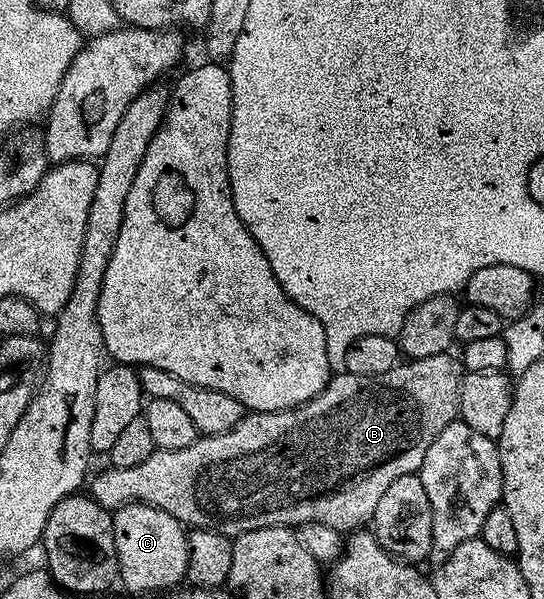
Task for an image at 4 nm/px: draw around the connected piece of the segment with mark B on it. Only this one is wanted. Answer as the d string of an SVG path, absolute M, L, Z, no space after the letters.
M449 352L435 354L431 358L398 362L393 369L385 374L379 374L378 377L356 376L346 371L338 372L314 400L308 400L297 408L288 408L282 412L249 412L242 416L241 421L231 430L214 436L202 435L191 446L183 446L183 450L155 450L151 458L147 458L147 462L139 462L139 466L106 467L106 472L101 472L94 480L92 477L88 481L87 492L95 502L99 502L99 506L110 510L118 509L122 504L150 504L159 510L167 510L167 514L171 514L180 524L190 529L207 528L210 532L218 532L230 538L239 537L247 530L259 530L267 526L296 526L307 522L323 522L323 526L331 526L339 533L349 534L372 521L375 506L379 506L379 498L383 498L387 486L391 486L395 478L420 473L423 458L427 458L427 449L431 447L431 442L439 438L443 426L458 419L461 411L459 394L462 375L463 365L460 359Z

